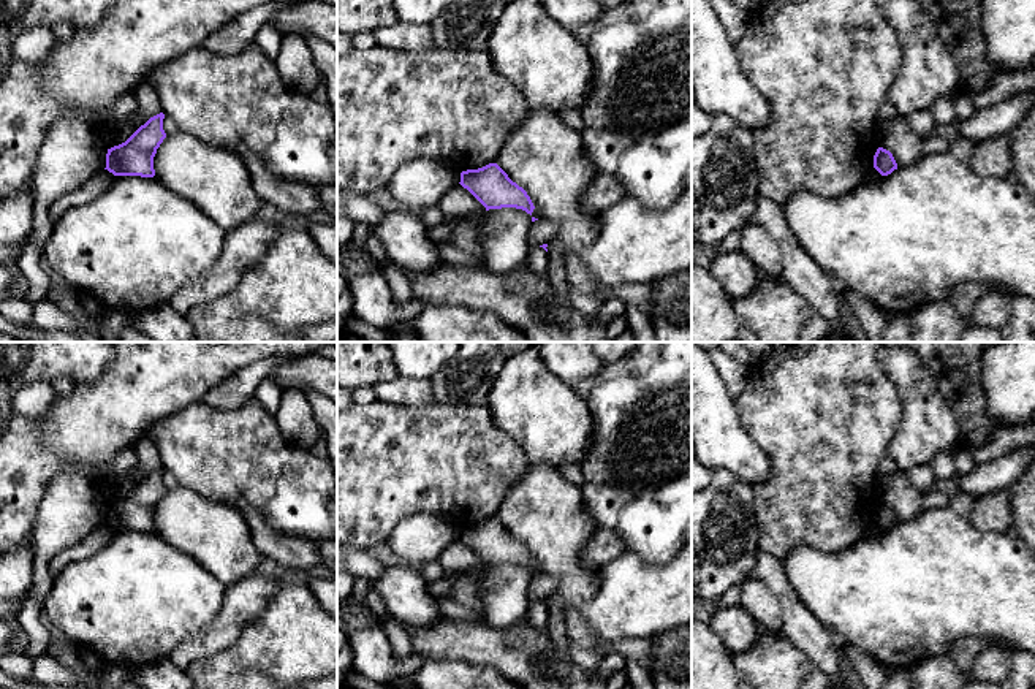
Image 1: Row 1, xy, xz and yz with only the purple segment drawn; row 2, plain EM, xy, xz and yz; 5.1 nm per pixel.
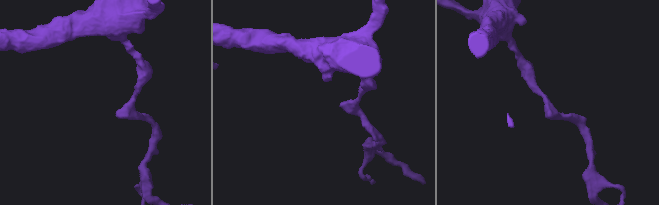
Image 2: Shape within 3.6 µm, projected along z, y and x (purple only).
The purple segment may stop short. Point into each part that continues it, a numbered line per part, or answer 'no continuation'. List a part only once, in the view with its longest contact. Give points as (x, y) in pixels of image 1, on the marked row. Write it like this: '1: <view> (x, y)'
no continuation

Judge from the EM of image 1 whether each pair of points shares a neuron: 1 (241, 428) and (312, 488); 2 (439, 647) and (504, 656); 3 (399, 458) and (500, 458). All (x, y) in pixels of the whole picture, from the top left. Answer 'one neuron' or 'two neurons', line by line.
1: one neuron
2: one neuron
3: one neuron

